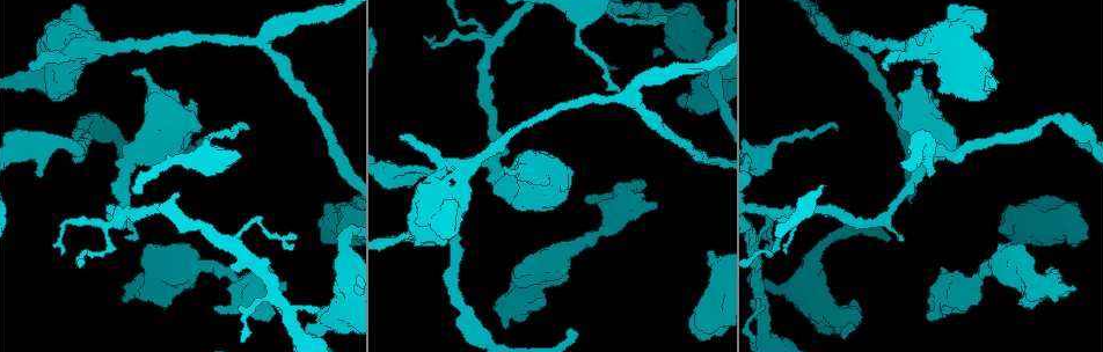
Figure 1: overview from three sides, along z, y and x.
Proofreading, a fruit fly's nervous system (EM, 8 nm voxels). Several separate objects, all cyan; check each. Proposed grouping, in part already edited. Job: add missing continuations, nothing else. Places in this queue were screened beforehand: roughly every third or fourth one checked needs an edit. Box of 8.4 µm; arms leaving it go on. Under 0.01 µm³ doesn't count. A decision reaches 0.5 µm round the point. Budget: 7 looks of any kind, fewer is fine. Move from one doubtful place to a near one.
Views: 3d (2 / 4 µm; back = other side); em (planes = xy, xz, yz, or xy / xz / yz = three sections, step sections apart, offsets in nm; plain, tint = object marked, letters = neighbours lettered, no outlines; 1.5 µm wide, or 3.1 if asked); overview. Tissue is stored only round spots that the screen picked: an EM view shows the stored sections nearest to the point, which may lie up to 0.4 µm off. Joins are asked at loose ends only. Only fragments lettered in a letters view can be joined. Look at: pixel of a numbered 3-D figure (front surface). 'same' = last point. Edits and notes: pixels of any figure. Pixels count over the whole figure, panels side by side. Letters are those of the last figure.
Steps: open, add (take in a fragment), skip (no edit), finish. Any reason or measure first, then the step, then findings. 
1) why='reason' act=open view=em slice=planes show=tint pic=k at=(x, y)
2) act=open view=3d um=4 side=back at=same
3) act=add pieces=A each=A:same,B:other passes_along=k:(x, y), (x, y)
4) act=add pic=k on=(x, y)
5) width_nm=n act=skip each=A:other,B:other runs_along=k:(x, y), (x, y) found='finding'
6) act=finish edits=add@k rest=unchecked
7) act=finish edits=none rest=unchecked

why='branch stops here' act=open view=3d um=2 pic=1 at=(584, 199)

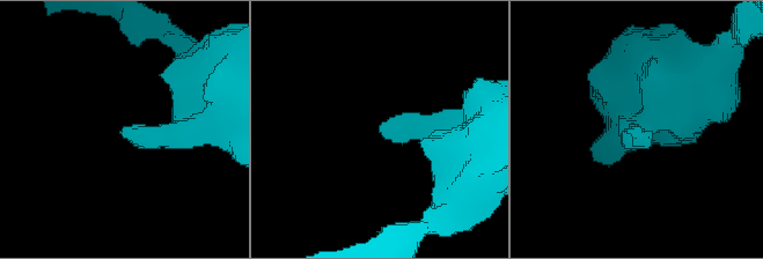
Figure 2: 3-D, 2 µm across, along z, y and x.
act=open view=em slice=xz step=4 show=letters pic=2 at=(385, 132)

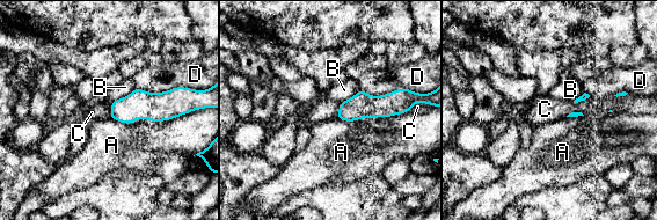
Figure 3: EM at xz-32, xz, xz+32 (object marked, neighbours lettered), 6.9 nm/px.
why='another direction' act=open view=em slice=planes show=letters at=same

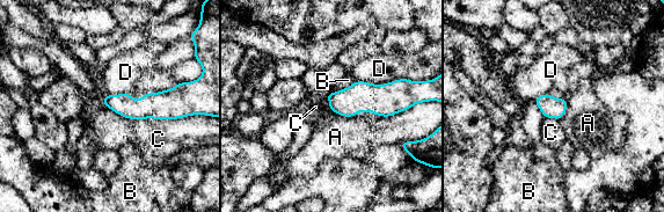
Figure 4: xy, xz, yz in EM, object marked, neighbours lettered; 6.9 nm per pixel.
longest_contact=C:600nm act=skip each=A:other,B:other,C:other,D:other border=4:(102, 102), (129, 118), (188, 116) found='no lettered fragment goes on from it'

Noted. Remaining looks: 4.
why='an open end' act=open view=em slice=planes show=letters pic=1 at=(39, 176)

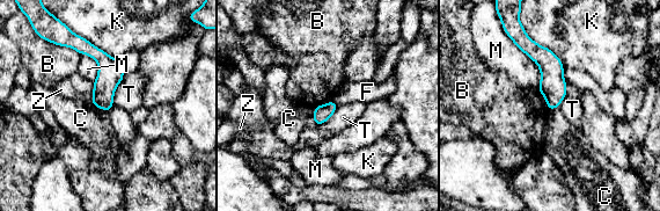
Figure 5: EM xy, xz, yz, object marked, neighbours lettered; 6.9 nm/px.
act=skip each=B:other,C:other,F:other,K:other,M:other,T:other,Z:other found='none of them fits'

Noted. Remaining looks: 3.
why='an open end' act=open view=em slice=xy step=4 show=tint pic=1 at=(884, 69)

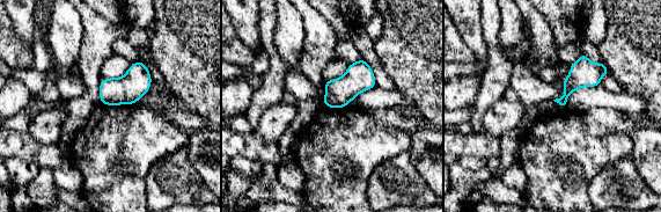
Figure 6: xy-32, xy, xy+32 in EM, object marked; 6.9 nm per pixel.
why='another direction' act=open view=em slice=planes show=letters at=same

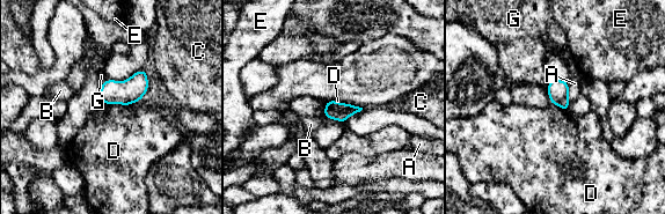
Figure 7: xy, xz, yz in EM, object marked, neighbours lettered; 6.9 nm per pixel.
act=skip each=A:other,B:other,C:other,D:other,E:other,G:other border=7:(103, 103), (130, 105) found='no lettered fragment goes on from it'

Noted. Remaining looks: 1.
act=finish edits=none rest=unchecked

